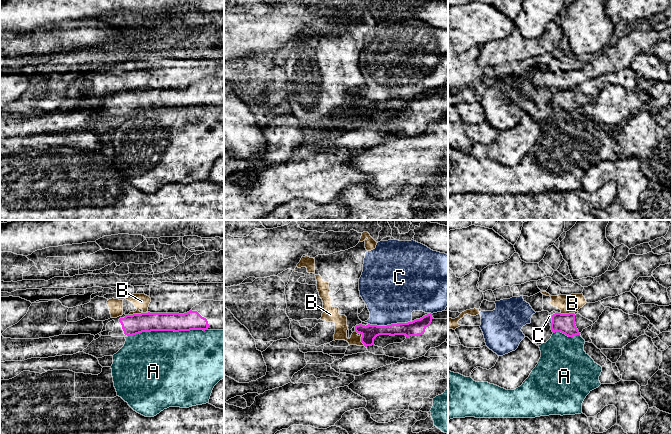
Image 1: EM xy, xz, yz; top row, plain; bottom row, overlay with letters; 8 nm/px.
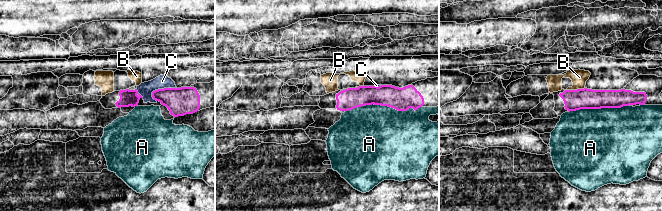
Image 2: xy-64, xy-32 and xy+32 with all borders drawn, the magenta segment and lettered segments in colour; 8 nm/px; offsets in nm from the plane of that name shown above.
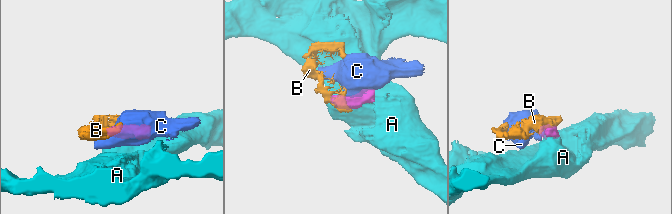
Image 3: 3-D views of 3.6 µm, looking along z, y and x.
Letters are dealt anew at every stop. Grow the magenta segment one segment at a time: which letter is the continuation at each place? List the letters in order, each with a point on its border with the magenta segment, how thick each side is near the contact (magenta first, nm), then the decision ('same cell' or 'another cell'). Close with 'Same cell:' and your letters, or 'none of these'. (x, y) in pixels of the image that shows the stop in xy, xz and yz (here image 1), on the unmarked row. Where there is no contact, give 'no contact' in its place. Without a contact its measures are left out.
A: xy (167, 106) | 160/500 nm | another cell
B: xz (361, 113) | 130/100 nm | another cell
C: xz (388, 101) | 130/440 nm | another cell
Same cell: none of these

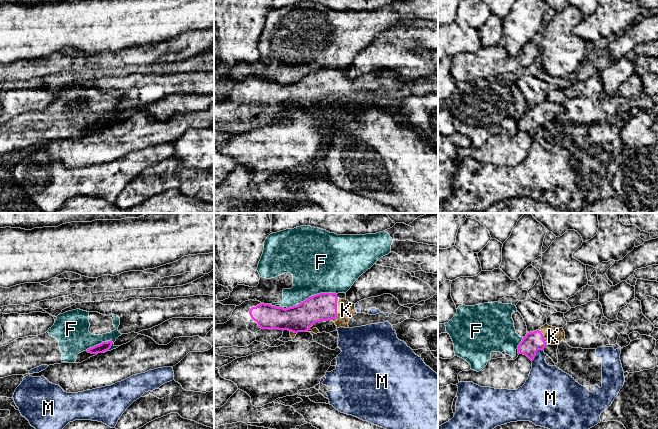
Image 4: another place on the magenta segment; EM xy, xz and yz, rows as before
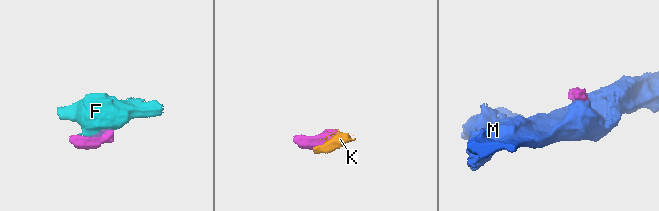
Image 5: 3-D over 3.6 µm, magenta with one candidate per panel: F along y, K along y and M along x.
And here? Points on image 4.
F: xy (99, 120) | 80/280 nm | another cell
K: xz (336, 86) | 220/150 nm | same cell
M: yz (535, 130) | 160/300 nm | another cell
Same cell: K

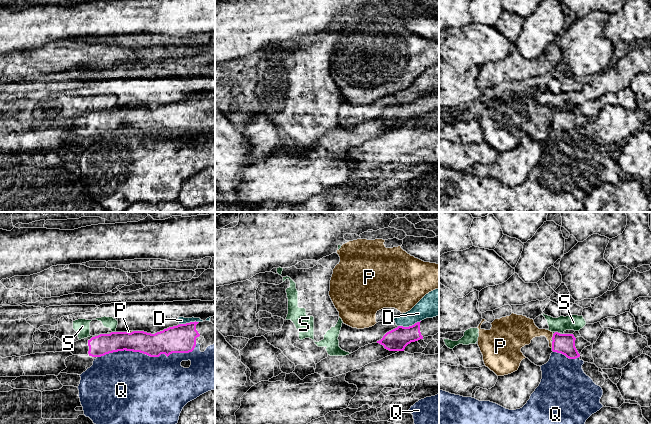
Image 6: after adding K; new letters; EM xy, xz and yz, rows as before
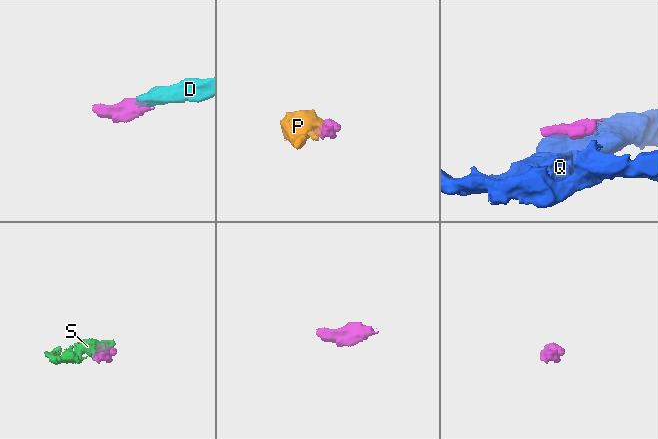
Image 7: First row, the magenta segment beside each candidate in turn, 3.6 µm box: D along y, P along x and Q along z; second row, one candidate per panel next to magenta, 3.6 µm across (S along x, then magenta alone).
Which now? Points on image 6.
D: xz (409, 102) | 180/190 nm | another cell
P: yz (552, 113) | 160/220 nm | another cell
Q: xy (147, 130) | 220/480 nm | another cell
S: yz (557, 108) | 160/130 nm | another cell
Same cell: none of these

